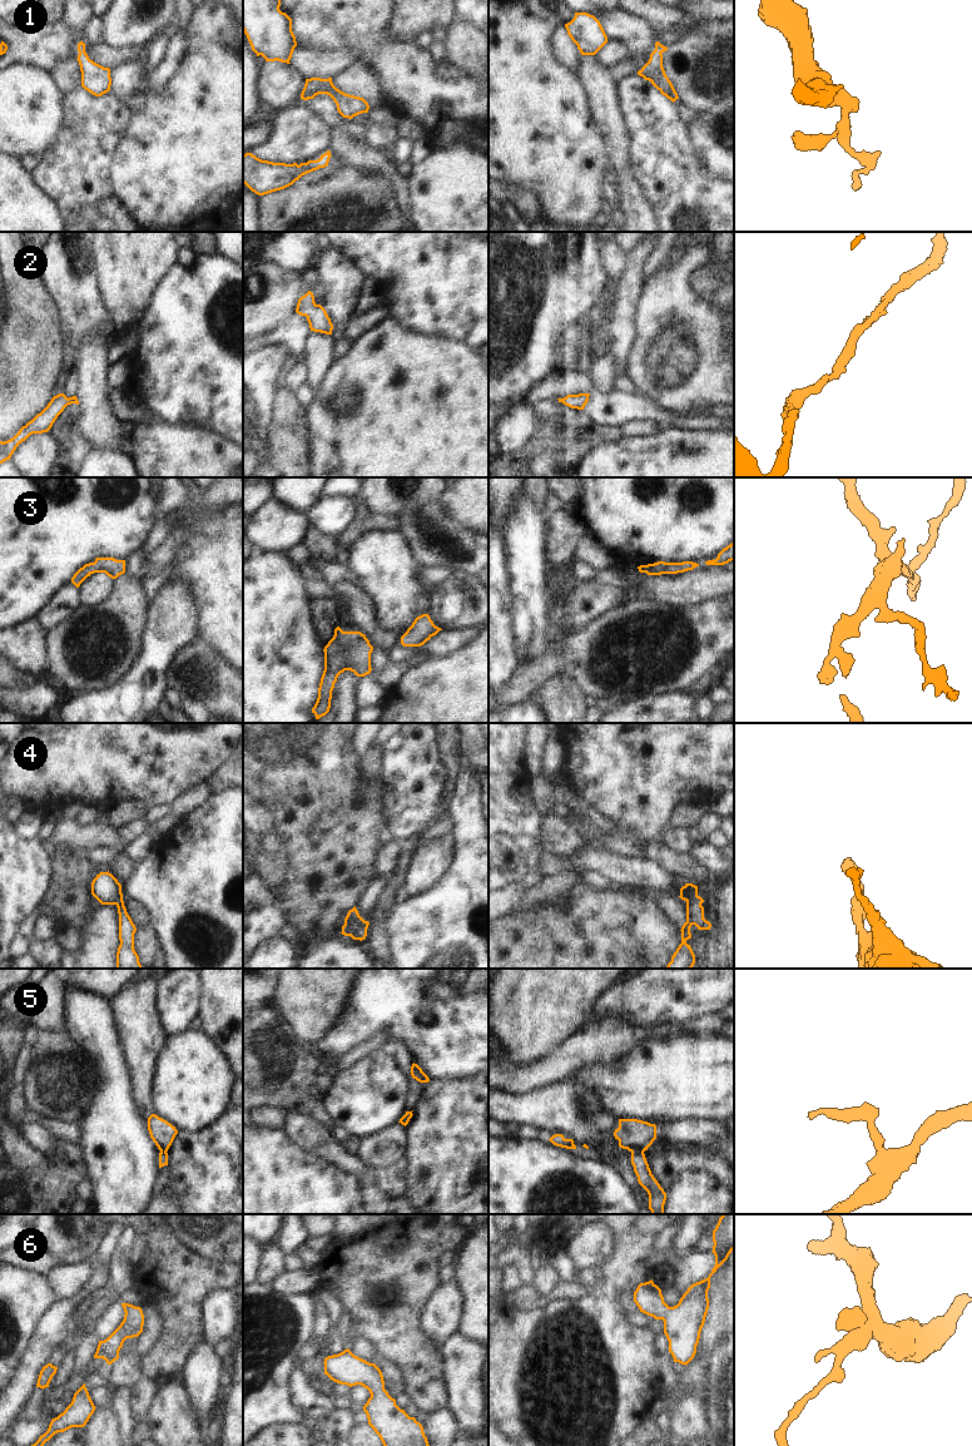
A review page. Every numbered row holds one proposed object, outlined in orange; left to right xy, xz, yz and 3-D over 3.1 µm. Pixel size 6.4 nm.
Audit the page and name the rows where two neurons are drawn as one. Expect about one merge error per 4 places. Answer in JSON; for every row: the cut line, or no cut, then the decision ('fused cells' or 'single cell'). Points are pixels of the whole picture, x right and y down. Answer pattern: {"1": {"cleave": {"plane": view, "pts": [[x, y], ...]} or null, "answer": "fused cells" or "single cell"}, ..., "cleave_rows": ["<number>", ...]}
{"1": {"cleave": null, "answer": "single cell"}, "2": {"cleave": null, "answer": "single cell"}, "3": {"cleave": null, "answer": "single cell"}, "4": {"cleave": null, "answer": "single cell"}, "5": {"cleave": {"plane": "yz", "pts": [[631, 1150], [643, 1152]]}, "answer": "fused cells"}, "6": {"cleave": null, "answer": "single cell"}, "cleave_rows": ["5"]}

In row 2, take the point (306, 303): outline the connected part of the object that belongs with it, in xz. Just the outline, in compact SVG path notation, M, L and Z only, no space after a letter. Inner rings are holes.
M308 291L298 299L296 312L306 316L311 331L332 335L333 325L326 309L314 302L314 296Z

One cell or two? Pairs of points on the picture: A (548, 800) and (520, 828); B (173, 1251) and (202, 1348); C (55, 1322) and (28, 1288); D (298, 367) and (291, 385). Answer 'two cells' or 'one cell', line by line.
A: two cells
B: two cells
C: two cells
D: one cell

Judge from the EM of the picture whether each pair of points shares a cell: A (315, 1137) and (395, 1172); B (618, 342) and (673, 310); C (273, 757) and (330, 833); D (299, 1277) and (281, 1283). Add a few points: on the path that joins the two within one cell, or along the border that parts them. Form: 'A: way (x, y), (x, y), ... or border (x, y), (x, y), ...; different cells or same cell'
A: way (335, 1153), (346, 1162), (375, 1172); same cell
B: border (638, 303), (635, 311), (635, 338), (628, 361); different cells
C: way (292, 776), (317, 801), (321, 815); same cell
D: way (294, 1282), (286, 1283); same cell

